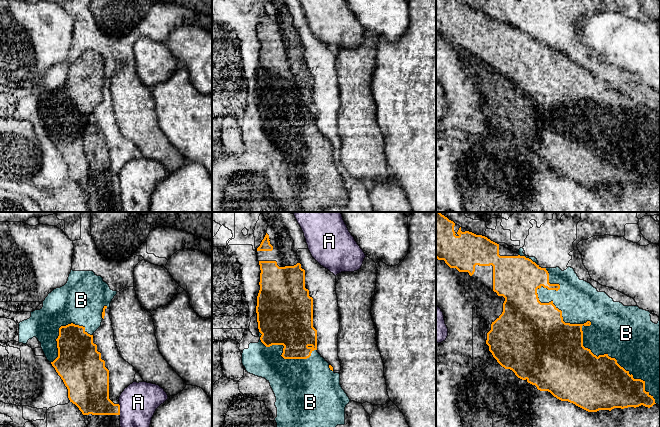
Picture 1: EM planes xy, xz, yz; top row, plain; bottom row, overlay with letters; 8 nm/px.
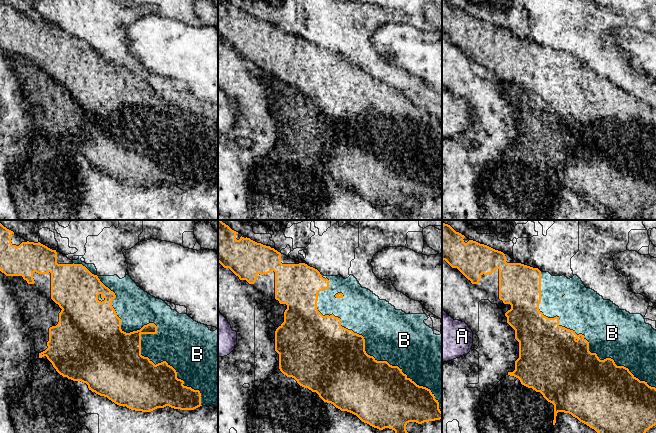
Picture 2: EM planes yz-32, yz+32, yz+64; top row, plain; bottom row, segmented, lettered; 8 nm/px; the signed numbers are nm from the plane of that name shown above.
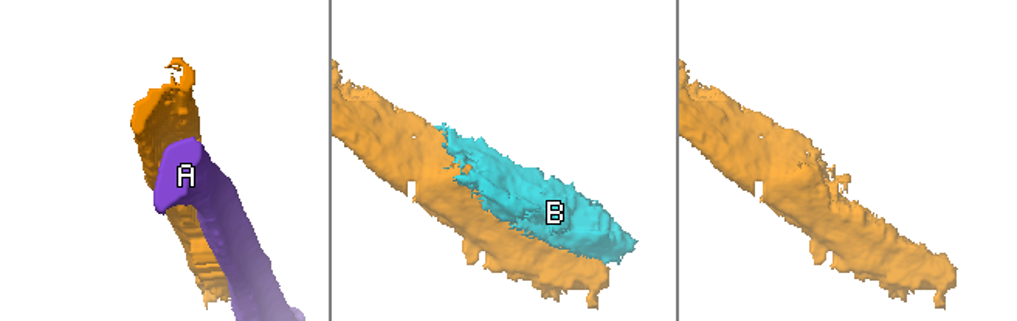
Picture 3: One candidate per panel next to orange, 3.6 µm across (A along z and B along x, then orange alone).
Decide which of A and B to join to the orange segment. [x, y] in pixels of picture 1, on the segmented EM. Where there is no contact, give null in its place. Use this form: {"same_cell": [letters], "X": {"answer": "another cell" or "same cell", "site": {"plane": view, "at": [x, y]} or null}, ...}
{"same_cell": ["B"], "A": {"answer": "another cell", "site": {"plane": "xy", "at": [119, 409]}}, "B": {"answer": "same cell", "site": {"plane": "yz", "at": [579, 324]}}}

